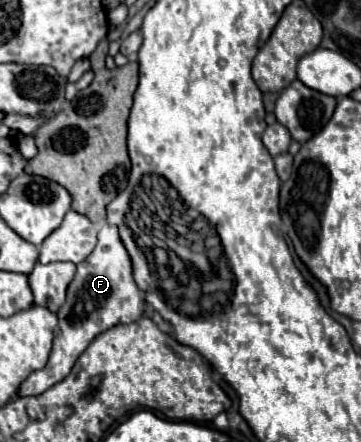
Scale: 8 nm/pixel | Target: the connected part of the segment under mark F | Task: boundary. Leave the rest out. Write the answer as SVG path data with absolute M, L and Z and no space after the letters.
M103 224L99 230L99 242L87 260L77 264L77 272L67 288L67 300L57 312L57 332L53 340L53 350L45 368L35 370L17 390L17 396L37 396L43 394L53 384L61 382L89 346L89 342L117 324L131 324L145 314L145 294L137 288L131 270L131 258L123 246L117 226Z

